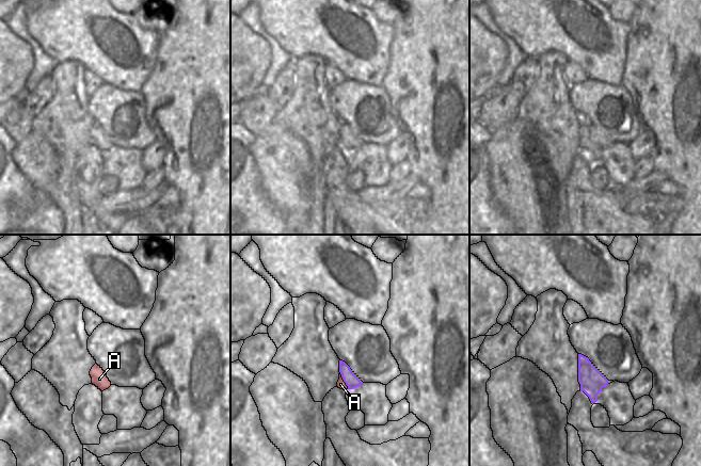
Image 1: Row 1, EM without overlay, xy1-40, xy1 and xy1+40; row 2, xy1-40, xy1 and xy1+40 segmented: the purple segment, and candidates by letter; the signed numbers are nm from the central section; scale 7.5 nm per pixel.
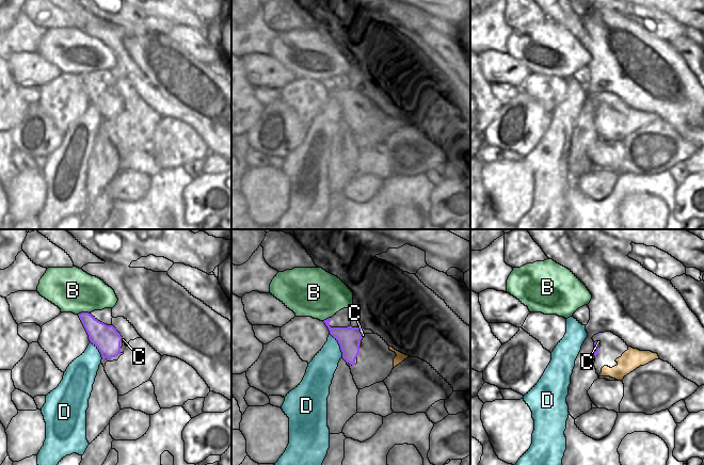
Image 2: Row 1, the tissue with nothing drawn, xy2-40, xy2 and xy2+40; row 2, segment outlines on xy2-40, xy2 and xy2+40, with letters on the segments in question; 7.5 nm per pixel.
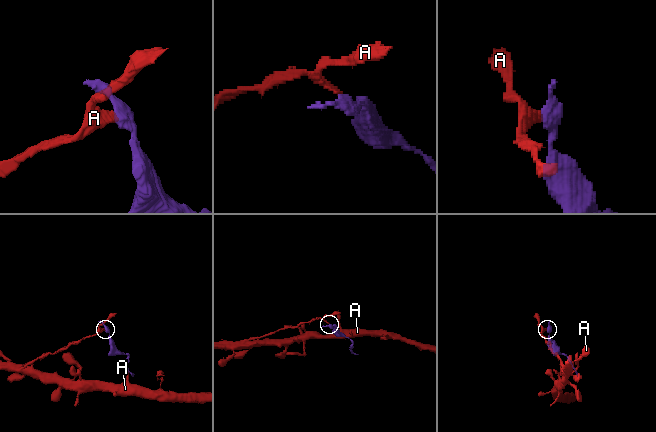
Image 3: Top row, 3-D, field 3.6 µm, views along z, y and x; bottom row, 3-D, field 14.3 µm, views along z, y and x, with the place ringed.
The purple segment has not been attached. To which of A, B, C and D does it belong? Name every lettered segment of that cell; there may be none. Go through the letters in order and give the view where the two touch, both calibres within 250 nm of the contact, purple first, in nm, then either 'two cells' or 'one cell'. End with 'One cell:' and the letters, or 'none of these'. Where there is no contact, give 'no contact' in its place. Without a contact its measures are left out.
A: xy1 | 100/60 nm | two cells
B: xy2-40 | 190/340 nm | two cells
C: xy2 | 170/20 nm | one cell
D: xy2 | 170/200 nm | two cells
One cell: C

